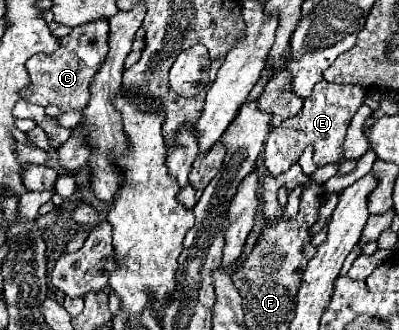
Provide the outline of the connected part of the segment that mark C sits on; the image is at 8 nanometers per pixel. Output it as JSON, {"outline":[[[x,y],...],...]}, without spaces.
{"outline":[[[89,22],[85,26],[75,26],[71,34],[61,38],[61,48],[53,54],[37,54],[29,58],[27,70],[31,76],[31,86],[25,88],[21,94],[25,100],[41,106],[57,104],[63,108],[63,112],[73,108],[83,108],[89,102],[89,86],[93,76],[97,74],[99,66],[105,62],[105,56],[109,52],[107,46],[107,34],[109,34],[109,22]]]}

